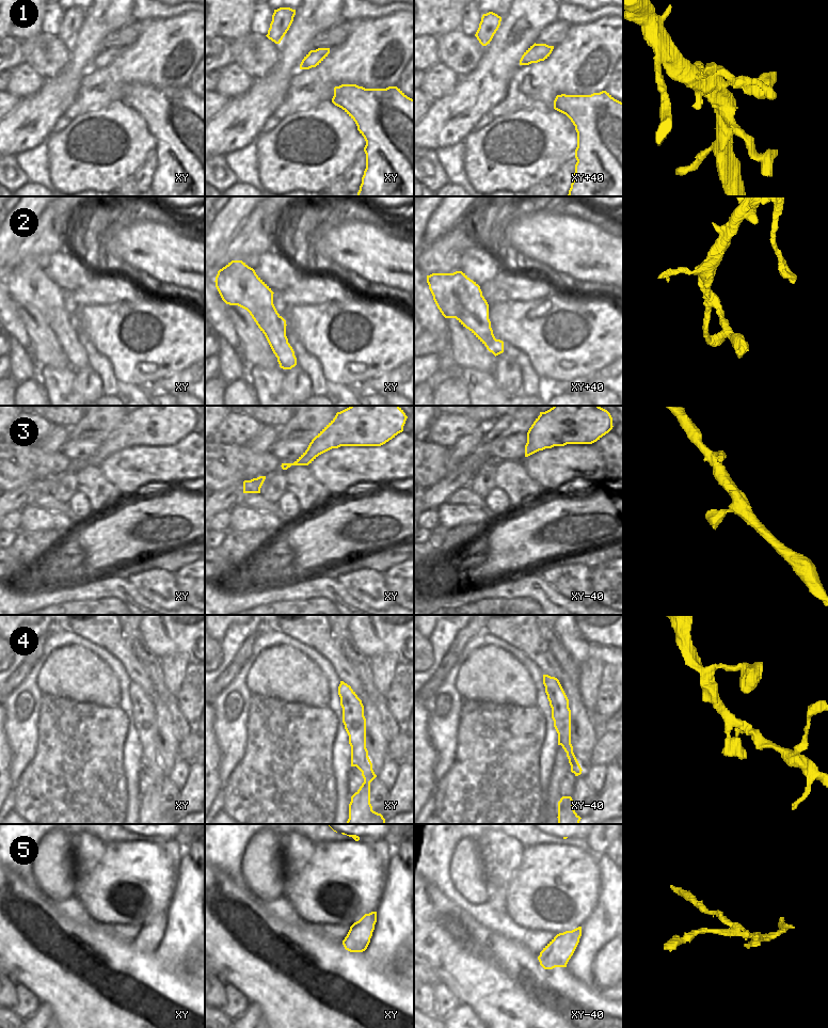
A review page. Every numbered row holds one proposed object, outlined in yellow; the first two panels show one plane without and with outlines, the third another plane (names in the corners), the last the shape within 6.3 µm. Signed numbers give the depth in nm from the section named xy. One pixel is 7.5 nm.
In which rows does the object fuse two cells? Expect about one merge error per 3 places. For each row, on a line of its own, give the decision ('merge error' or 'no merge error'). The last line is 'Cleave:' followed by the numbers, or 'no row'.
1: no merge error
2: no merge error
3: no merge error
4: no merge error
5: merge error
Cleave: 5

